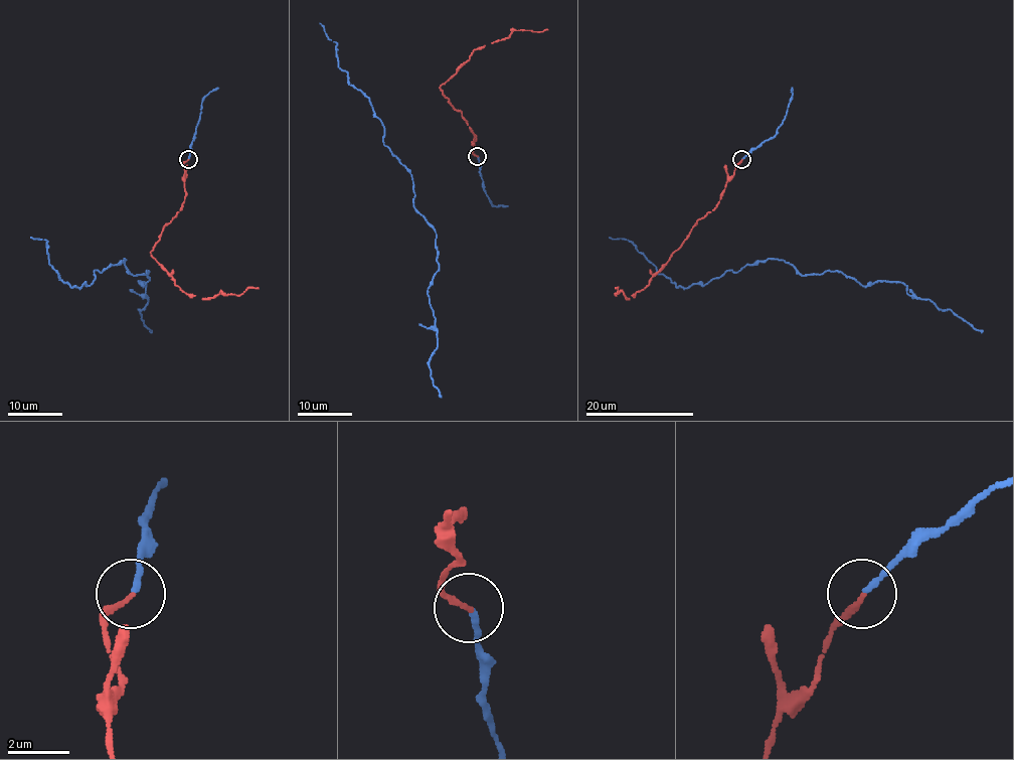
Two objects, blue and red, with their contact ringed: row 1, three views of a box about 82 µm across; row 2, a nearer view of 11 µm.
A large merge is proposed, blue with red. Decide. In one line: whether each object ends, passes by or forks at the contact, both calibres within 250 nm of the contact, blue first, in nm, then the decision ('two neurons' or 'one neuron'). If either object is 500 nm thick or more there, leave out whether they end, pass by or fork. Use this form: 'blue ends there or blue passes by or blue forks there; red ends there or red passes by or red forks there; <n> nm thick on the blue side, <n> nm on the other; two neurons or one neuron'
blue ends there; red ends there; 190 nm thick on the blue side, 150 nm on the other; one neuron

